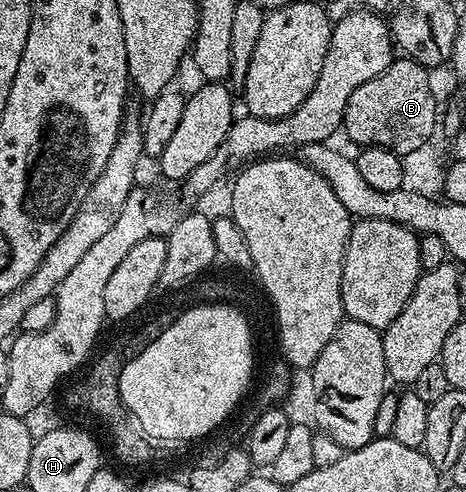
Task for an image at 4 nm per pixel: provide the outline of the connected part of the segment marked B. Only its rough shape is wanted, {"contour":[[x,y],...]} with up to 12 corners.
{"contour":[[397,57],[346,104],[357,147],[403,156],[434,132],[429,67]]}

